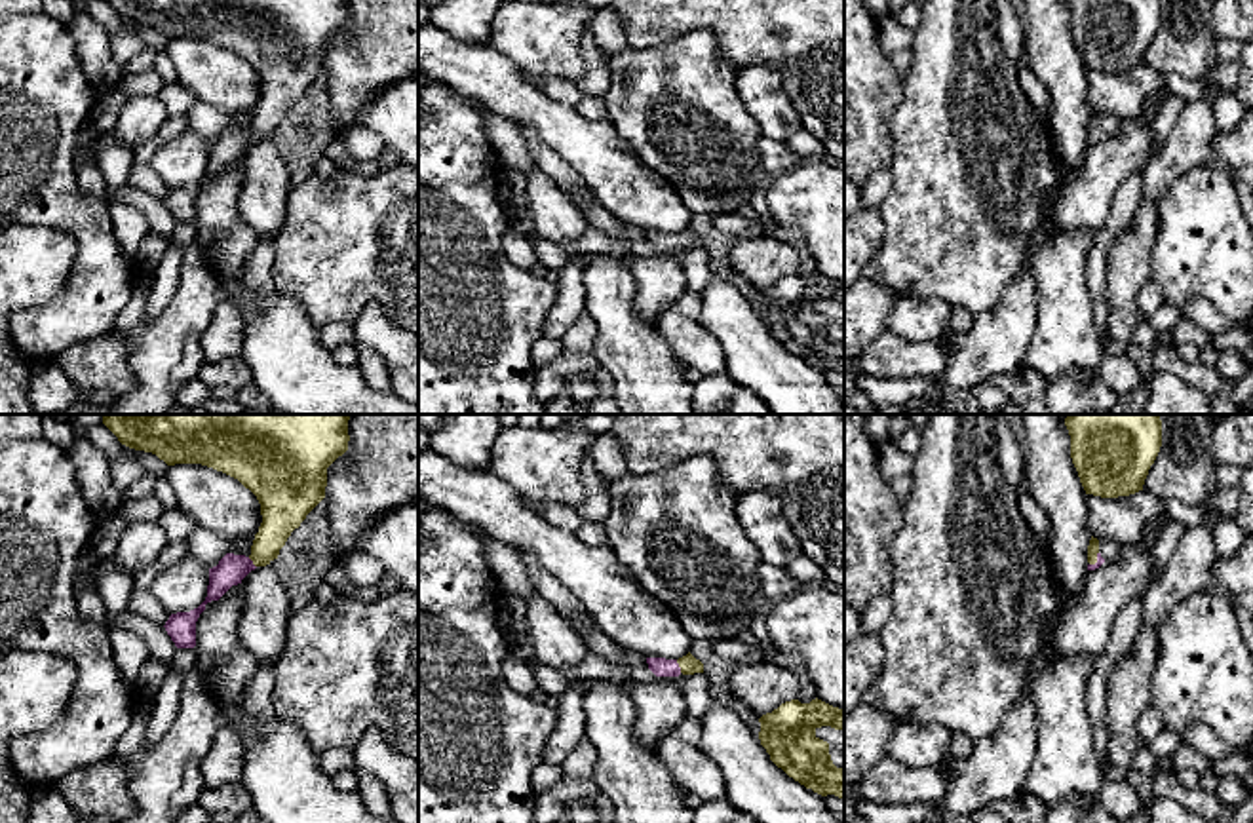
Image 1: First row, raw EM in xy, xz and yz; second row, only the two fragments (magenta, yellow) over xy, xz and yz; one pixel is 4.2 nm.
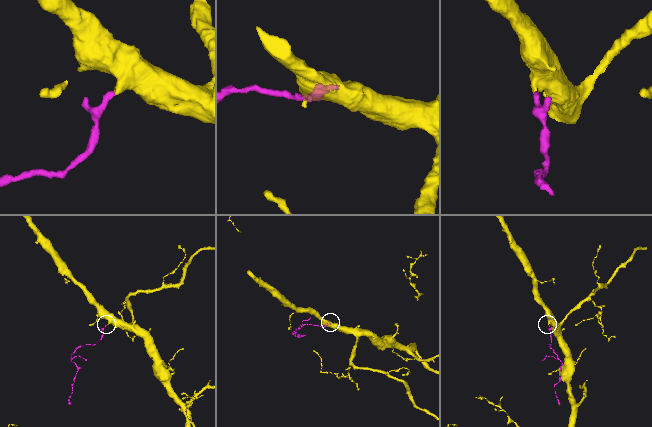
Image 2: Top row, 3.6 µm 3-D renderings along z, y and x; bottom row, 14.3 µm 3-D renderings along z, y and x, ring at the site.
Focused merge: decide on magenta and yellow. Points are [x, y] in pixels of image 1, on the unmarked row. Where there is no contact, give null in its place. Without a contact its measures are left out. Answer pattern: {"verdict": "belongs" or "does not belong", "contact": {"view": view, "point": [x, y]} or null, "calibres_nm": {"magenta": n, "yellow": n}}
{"verdict": "belongs", "contact": {"view": "xz", "point": [677, 240]}, "calibres_nm": {"magenta": 80, "yellow": 80}}

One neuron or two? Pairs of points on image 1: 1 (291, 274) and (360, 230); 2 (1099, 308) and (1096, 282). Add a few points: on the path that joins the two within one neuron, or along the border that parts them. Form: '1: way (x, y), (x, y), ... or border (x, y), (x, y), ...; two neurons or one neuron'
1: way (308, 265), (333, 255), (343, 246); one neuron
2: way (1099, 303), (1098, 287); one neuron

